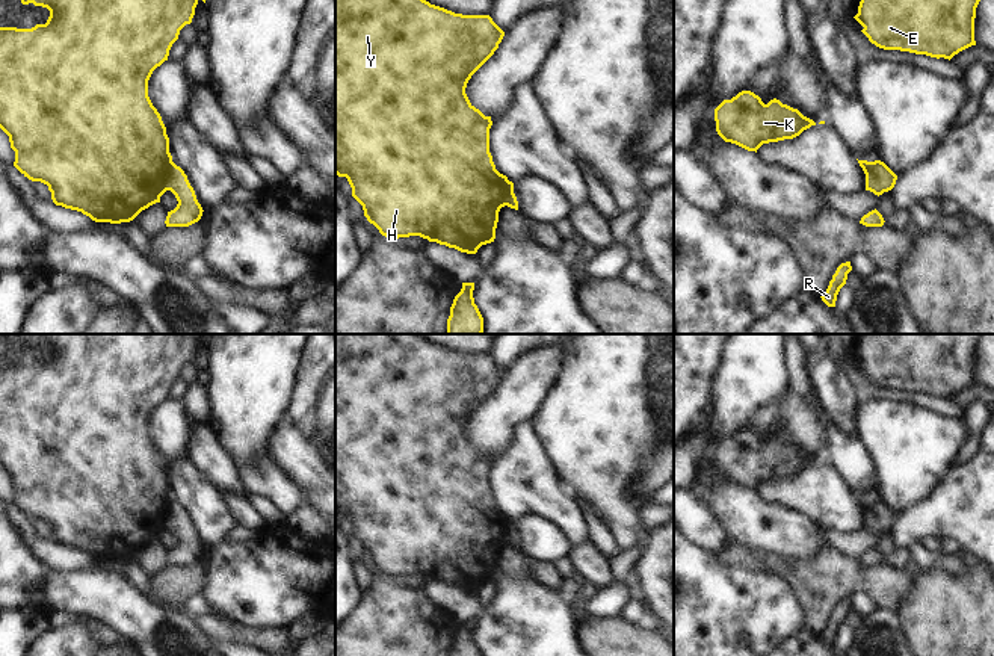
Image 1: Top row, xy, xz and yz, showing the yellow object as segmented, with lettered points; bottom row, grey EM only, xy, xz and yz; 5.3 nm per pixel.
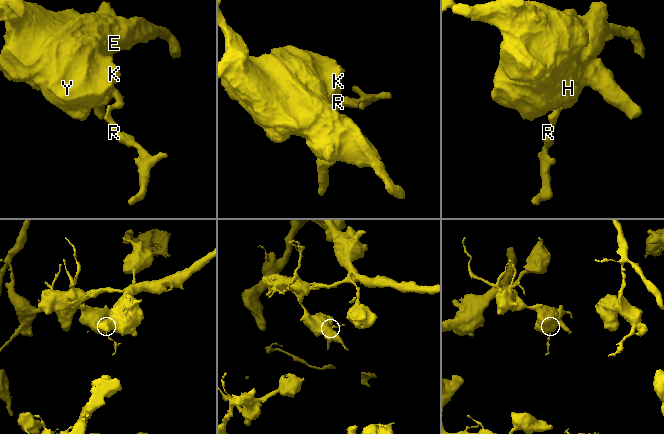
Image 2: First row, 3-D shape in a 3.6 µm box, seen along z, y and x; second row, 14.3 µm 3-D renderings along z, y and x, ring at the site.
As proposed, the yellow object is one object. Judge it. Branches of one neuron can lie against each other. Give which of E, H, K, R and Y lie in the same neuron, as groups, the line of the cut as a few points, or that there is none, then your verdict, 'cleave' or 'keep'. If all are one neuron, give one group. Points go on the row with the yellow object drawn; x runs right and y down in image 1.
groups E H K Y / R; cut xy (174, 164), (169, 168), (165, 189); cleave

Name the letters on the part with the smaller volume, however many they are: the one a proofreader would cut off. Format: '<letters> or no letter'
R

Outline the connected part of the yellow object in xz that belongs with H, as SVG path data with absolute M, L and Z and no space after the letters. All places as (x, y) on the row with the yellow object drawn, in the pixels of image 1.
M335 0L335 174L347 178L352 196L382 236L420 236L467 254L476 254L482 245L494 242L499 212L514 192L514 183L495 169L489 153L491 116L485 116L470 103L465 88L471 76L499 48L503 36L505 32L489 15L455 14L426 0Z

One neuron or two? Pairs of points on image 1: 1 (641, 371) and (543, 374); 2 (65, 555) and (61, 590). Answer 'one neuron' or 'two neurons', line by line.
1: two neurons
2: two neurons

